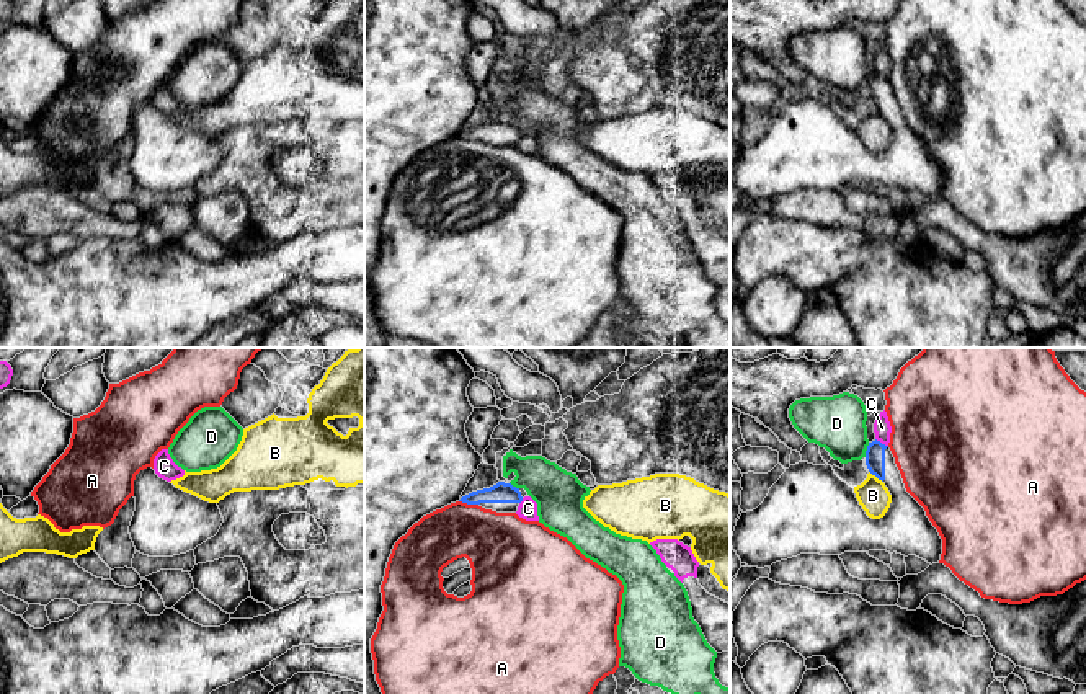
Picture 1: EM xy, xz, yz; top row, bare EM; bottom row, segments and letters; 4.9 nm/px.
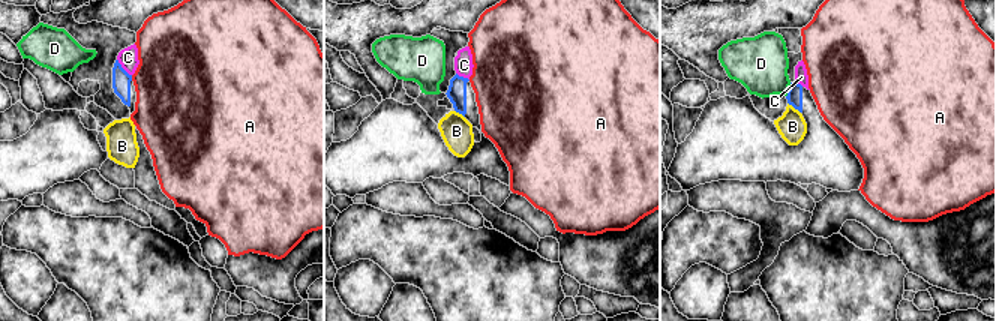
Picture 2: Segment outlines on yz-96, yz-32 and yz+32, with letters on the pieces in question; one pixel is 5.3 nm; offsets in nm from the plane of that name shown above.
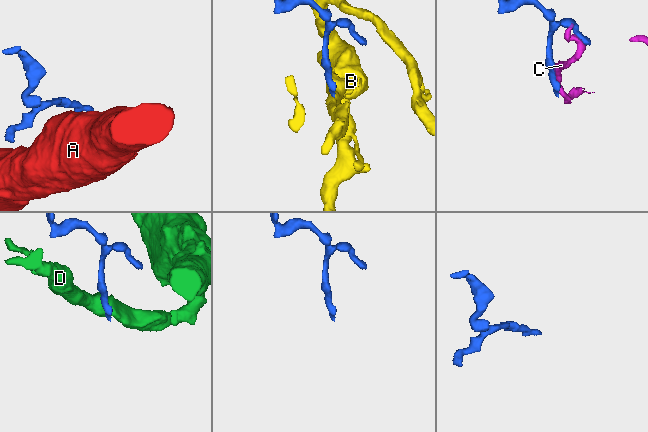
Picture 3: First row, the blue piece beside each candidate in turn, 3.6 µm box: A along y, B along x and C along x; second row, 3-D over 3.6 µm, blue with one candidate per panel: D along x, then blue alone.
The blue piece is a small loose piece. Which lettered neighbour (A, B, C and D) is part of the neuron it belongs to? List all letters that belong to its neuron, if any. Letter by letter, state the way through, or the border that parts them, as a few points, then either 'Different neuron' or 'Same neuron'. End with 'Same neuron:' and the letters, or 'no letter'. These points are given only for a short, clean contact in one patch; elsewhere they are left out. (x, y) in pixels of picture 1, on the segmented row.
A: Boundary: xz (459, 500), (477, 505). Different neuron
B: Boundary: yz (869, 471), (882, 482). Different neuron
C: Different neuron
D: Boundary: yz (869, 443), (864, 456). Different neuron
Same neuron: no letter

